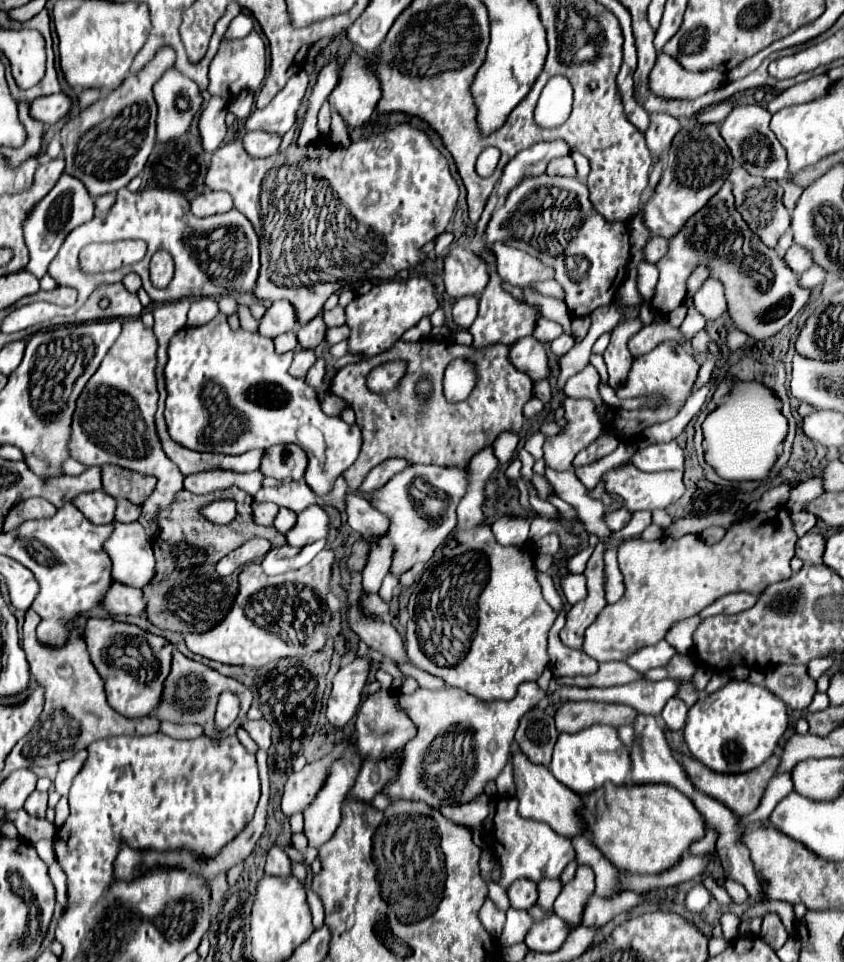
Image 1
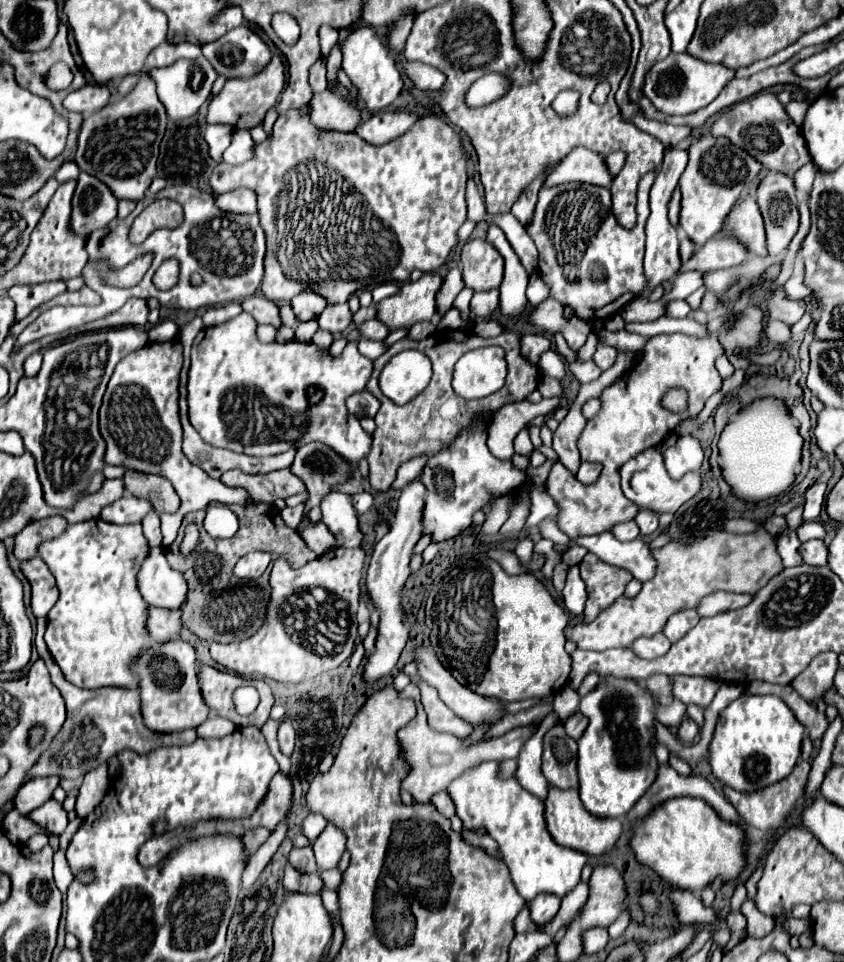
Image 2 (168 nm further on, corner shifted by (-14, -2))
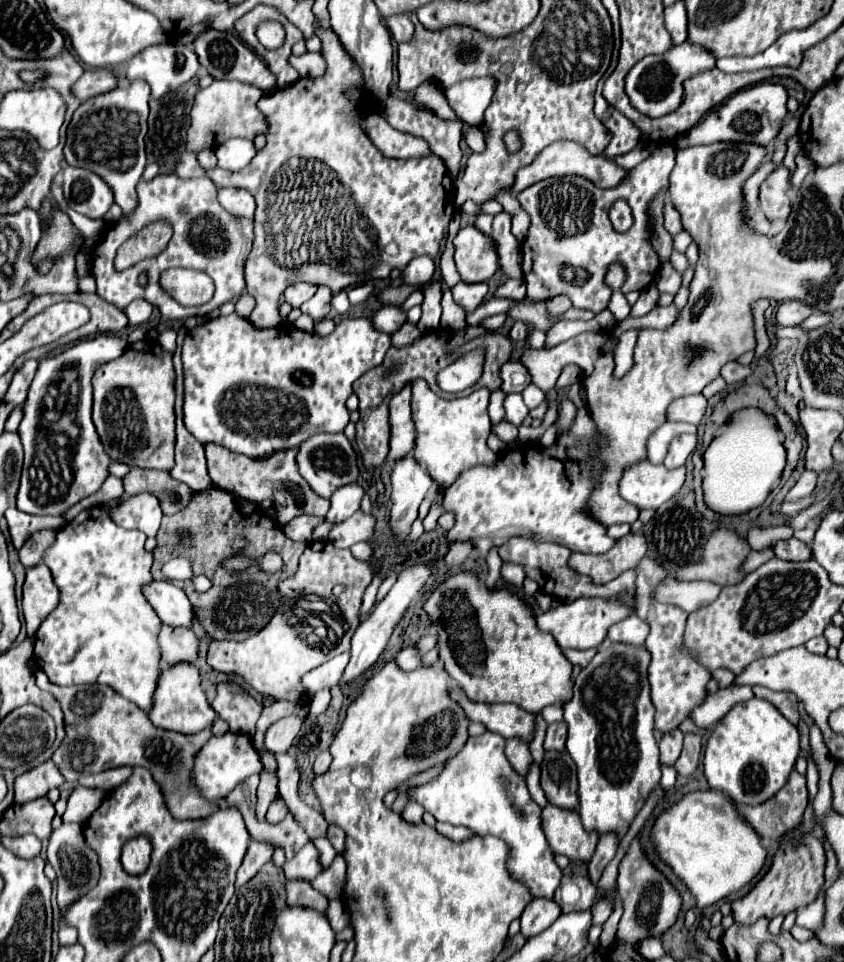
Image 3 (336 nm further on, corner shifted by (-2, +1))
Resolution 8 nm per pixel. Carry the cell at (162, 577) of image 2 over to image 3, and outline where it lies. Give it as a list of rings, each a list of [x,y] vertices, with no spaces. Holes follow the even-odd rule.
[[[152,580],[152,584],[144,586],[144,598],[148,600],[148,604],[152,604],[164,624],[190,628],[194,620],[192,604],[188,602],[186,594],[172,582]]]

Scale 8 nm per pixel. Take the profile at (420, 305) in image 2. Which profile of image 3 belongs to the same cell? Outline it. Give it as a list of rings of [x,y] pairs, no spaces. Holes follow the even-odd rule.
[[[420,256],[404,268],[402,284],[418,286],[418,290],[420,290],[422,286],[426,286],[432,280],[432,276],[434,276],[434,260],[428,256]]]

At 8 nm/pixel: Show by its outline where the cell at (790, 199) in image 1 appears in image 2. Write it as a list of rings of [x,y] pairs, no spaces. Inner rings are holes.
[[[808,161],[804,167],[800,167],[796,173],[794,173],[794,183],[800,191],[810,191],[812,189],[812,181],[814,181],[814,175],[816,175],[816,165],[812,161]]]

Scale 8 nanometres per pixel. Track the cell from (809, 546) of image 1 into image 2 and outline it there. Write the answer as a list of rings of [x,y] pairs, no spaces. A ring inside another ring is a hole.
[[[820,539],[804,541],[798,547],[798,553],[802,555],[802,559],[804,559],[806,565],[826,565],[828,563],[828,547]]]

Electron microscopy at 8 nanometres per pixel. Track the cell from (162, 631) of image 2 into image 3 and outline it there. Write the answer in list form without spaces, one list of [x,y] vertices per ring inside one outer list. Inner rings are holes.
[[[162,624],[158,644],[160,644],[160,656],[164,664],[196,660],[198,638],[190,628],[168,628],[168,624]]]

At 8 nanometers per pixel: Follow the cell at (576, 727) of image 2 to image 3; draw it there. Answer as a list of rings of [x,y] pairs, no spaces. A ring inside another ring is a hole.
[[[554,722],[554,724],[548,724],[548,730],[546,730],[546,740],[544,740],[544,748],[550,750],[550,748],[556,748],[556,750],[564,750],[564,744],[566,744],[566,722]]]

